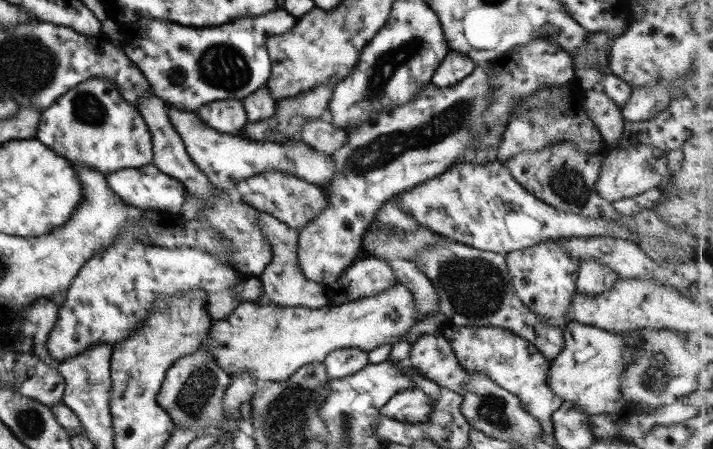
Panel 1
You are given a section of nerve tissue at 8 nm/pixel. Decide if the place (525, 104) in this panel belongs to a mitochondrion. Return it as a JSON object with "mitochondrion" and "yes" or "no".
{"mitochondrion":"no"}

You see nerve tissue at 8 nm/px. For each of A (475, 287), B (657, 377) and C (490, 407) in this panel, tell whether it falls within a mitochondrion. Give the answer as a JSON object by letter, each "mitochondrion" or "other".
{"A":"mitochondrion","B":"mitochondrion","C":"mitochondrion"}

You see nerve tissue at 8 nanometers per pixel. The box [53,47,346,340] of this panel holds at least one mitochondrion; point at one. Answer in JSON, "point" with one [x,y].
{"point":[87,109]}

